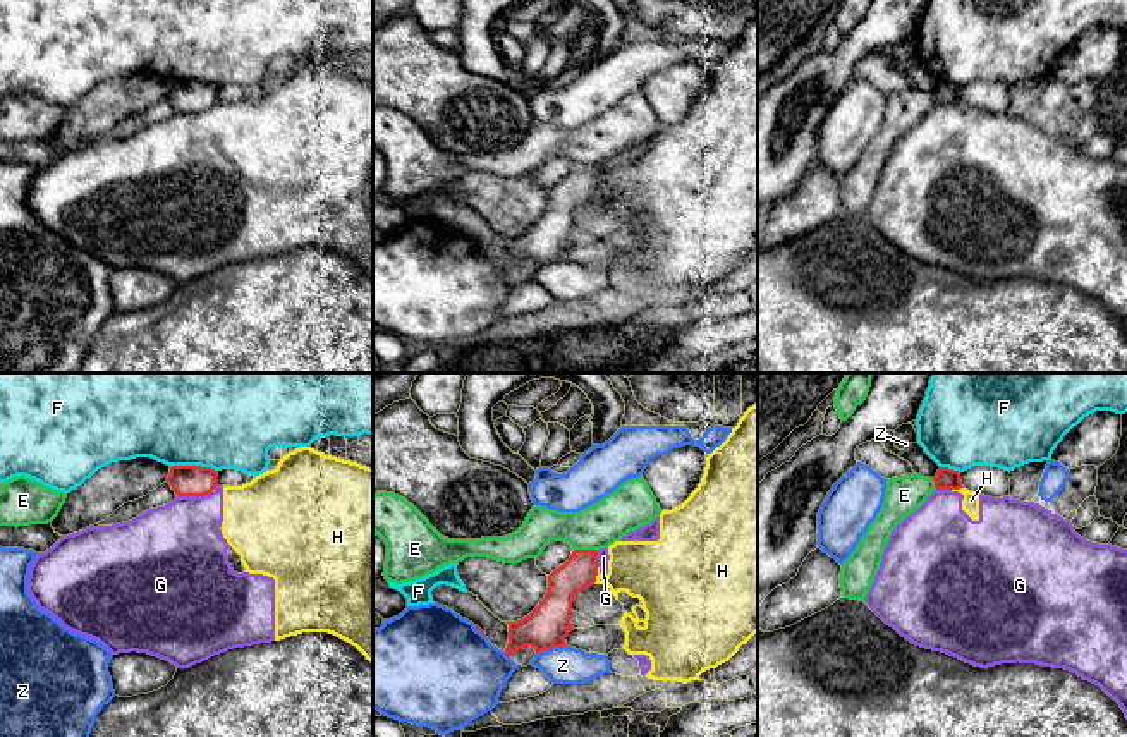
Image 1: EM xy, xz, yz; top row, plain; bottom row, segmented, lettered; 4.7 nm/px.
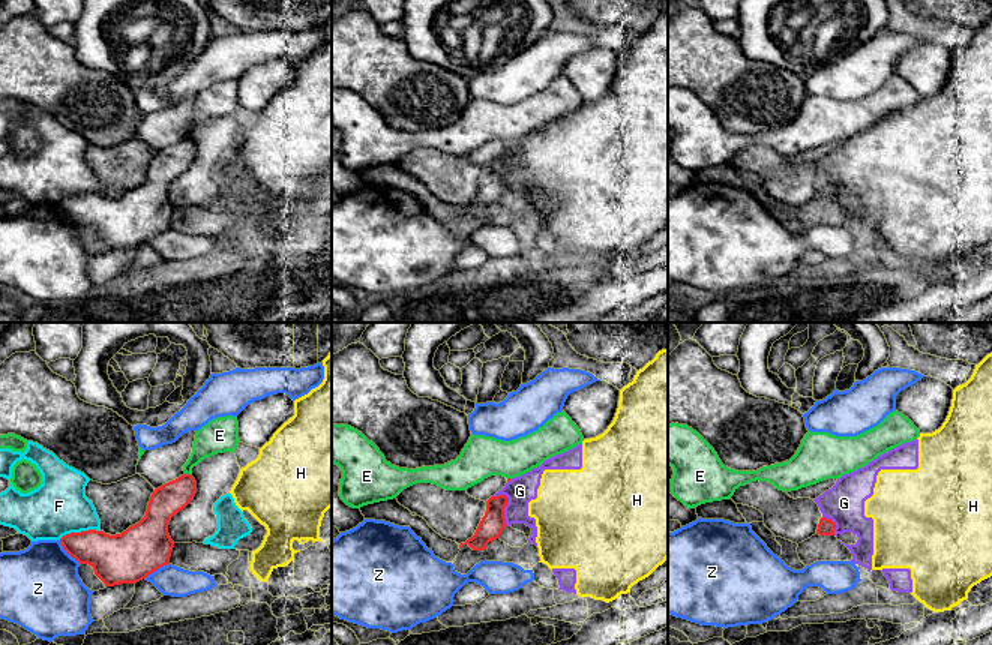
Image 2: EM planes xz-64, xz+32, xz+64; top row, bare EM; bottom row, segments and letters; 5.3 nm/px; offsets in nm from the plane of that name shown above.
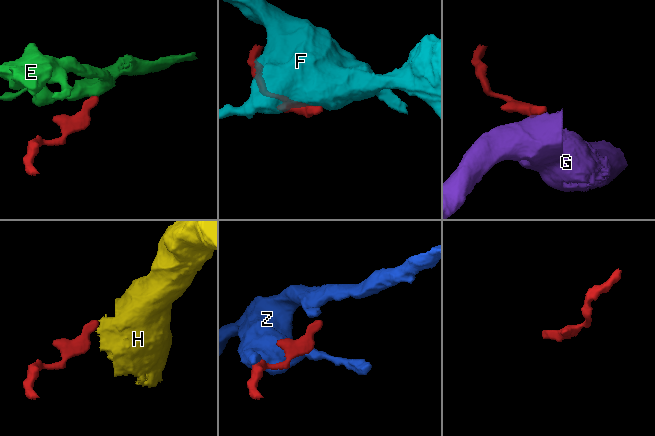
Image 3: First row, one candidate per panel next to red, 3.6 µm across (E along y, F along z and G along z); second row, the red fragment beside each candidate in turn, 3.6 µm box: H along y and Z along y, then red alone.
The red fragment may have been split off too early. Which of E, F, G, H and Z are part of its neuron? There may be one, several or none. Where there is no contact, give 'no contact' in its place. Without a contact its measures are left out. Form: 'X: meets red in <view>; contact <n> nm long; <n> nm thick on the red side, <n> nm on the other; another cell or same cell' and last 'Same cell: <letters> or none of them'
E: meets red in xz; contact 100 nm long; 160 nm thick on the red side, 200 nm on the other; another cell
F: meets red in xy; contact 220 nm long; 140 nm thick on the red side, 400 nm on the other; another cell
G: meets red in xy; contact 200 nm long; 140 nm thick on the red side, 400 nm on the other; another cell
H: meets red in xz; contact 70 nm long; 160 nm thick on the red side, 280 nm on the other; another cell
Z: meets red in xz; contact 150 nm long; 200 nm thick on the red side, 180 nm on the other; another cell
Same cell: none of them

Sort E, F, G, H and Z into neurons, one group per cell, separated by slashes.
E / F / G H / Z

